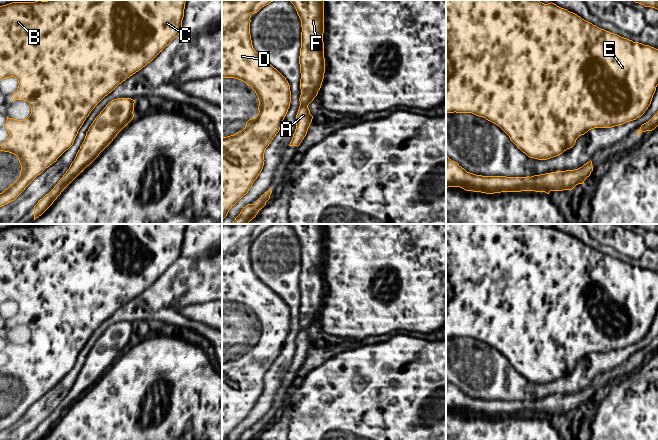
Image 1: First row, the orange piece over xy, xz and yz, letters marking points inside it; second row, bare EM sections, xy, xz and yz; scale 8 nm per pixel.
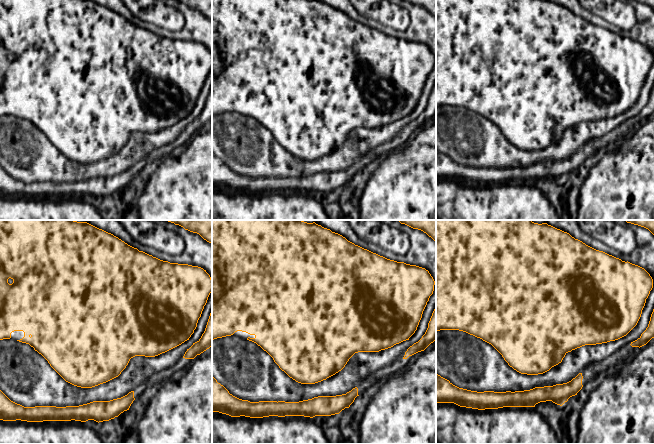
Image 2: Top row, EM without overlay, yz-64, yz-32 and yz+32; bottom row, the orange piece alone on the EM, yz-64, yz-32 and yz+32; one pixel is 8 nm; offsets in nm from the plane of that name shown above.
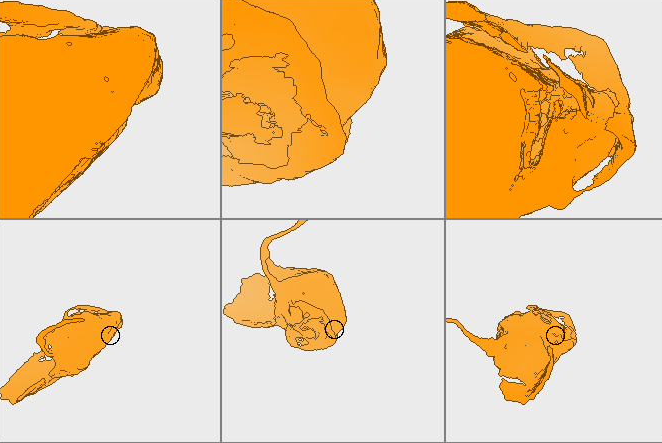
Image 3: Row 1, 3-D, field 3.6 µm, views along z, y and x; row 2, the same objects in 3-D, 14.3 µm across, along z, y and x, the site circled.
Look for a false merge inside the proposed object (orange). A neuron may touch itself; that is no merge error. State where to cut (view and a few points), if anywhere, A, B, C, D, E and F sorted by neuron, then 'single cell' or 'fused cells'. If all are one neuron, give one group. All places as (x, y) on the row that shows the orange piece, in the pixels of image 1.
no cut | A B C D E F | single cell

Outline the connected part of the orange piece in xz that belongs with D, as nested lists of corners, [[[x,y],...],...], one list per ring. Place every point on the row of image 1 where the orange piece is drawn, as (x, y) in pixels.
[[[222,0],[222,78],[235,78],[245,82],[256,93],[259,113],[246,122],[245,128],[234,135],[222,137],[222,220],[229,210],[248,193],[264,166],[264,153],[279,132],[291,102],[290,85],[286,78],[259,55],[252,45],[250,18],[262,7],[276,0]]]

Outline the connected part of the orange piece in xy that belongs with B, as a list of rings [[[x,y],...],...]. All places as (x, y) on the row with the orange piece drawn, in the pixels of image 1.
[[[37,0],[35,2],[12,2],[0,6],[0,81],[10,77],[16,78],[19,85],[11,100],[27,101],[31,107],[31,114],[27,119],[17,120],[7,117],[5,123],[9,137],[0,144],[0,151],[16,155],[21,165],[21,171],[19,178],[0,193],[0,207],[14,201],[38,175],[56,162],[73,145],[84,121],[105,96],[150,63],[179,35],[182,29],[185,3],[186,0]]]

